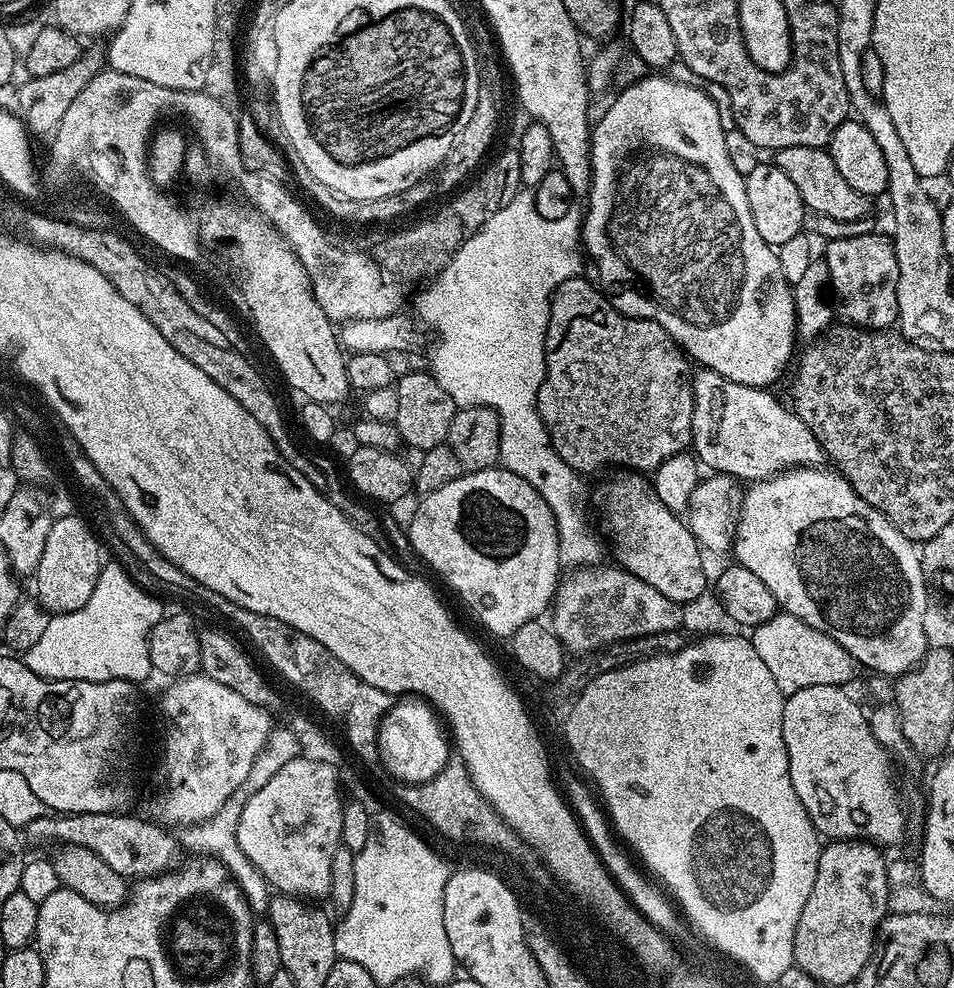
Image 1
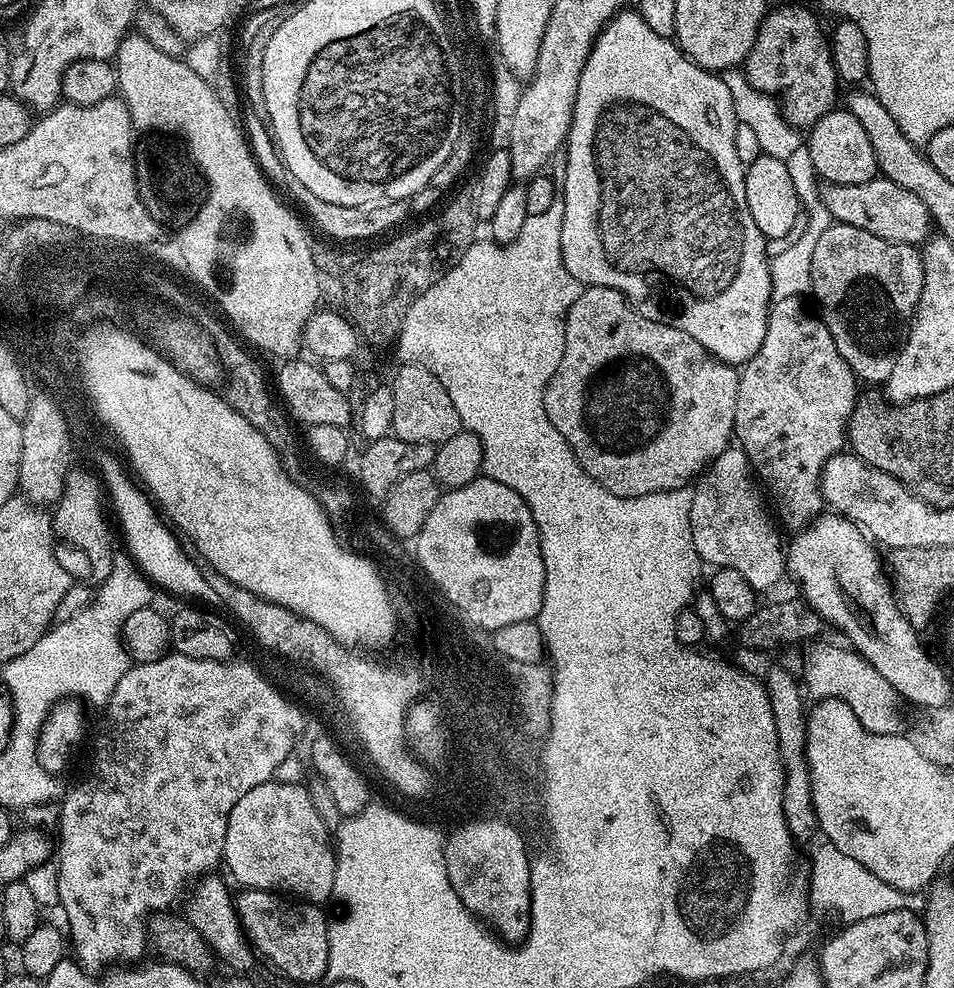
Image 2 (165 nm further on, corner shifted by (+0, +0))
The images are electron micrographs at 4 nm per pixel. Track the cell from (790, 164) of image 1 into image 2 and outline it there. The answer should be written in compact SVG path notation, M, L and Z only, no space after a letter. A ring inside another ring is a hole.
M877 178L857 184L825 183L820 197L835 223L858 226L858 230L866 230L866 234L874 234L874 238L886 238L886 242L920 246L934 232L932 215L930 210L926 210L926 202L910 190L902 190L902 186L893 180Z

